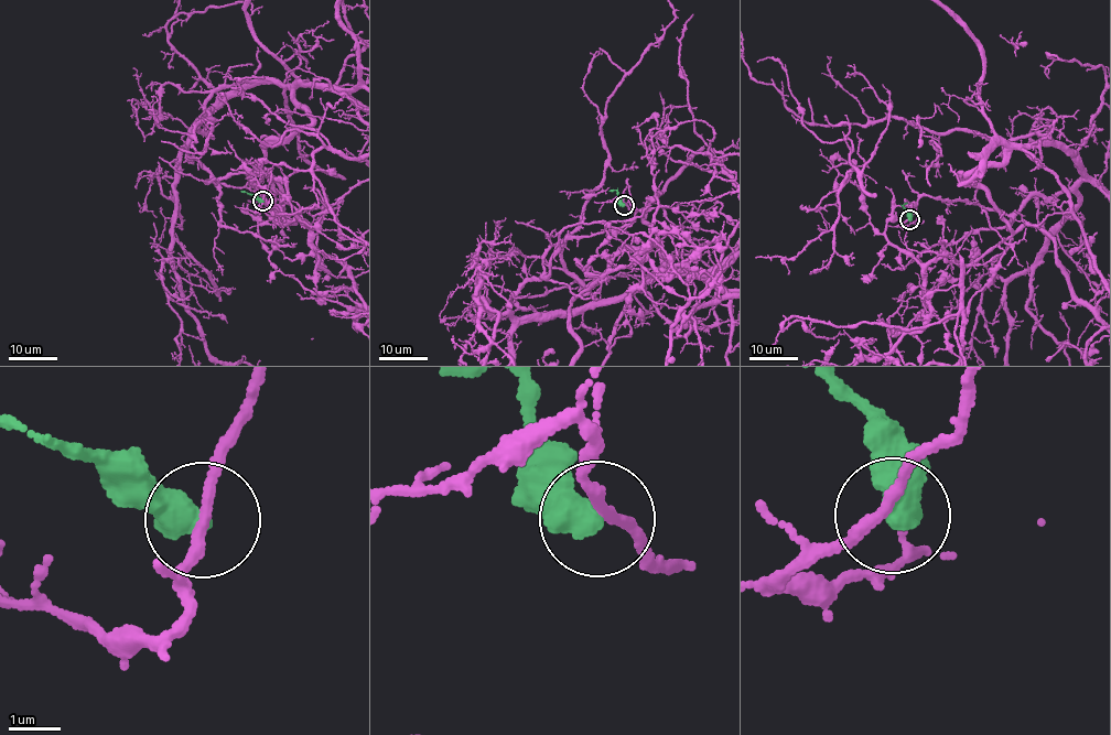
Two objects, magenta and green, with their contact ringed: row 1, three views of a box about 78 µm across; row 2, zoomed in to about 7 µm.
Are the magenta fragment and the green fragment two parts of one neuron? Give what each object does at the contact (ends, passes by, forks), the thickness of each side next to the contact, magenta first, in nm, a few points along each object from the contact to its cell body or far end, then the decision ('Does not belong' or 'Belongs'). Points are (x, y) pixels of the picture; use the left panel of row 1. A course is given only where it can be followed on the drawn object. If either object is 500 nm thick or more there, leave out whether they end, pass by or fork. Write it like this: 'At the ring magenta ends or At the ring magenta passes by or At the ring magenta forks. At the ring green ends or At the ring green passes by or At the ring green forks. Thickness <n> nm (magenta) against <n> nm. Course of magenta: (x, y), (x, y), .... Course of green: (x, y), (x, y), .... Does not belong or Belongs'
Thickness 200 nm (magenta) against 600 nm. Course of green: (262, 201), (240, 191). Does not belong

